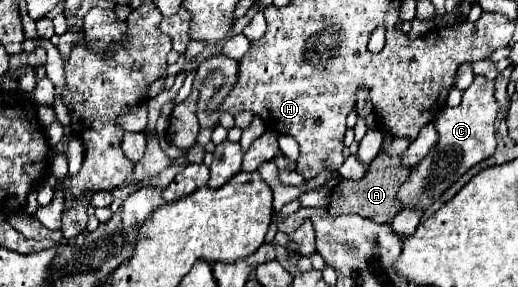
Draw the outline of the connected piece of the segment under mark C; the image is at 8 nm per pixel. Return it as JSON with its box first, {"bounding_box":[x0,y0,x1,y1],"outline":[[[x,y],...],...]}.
{"bounding_box":[397,77,499,211],"outline":[[[475,77],[473,91],[467,87],[463,91],[461,105],[451,111],[451,107],[445,107],[437,119],[433,121],[439,131],[439,141],[433,147],[433,151],[413,167],[409,179],[403,183],[403,187],[397,193],[397,199],[407,205],[419,205],[423,211],[441,197],[441,193],[455,183],[467,169],[477,165],[479,161],[491,157],[495,153],[495,119],[499,113],[499,105],[493,97],[495,81],[485,77]]]}

